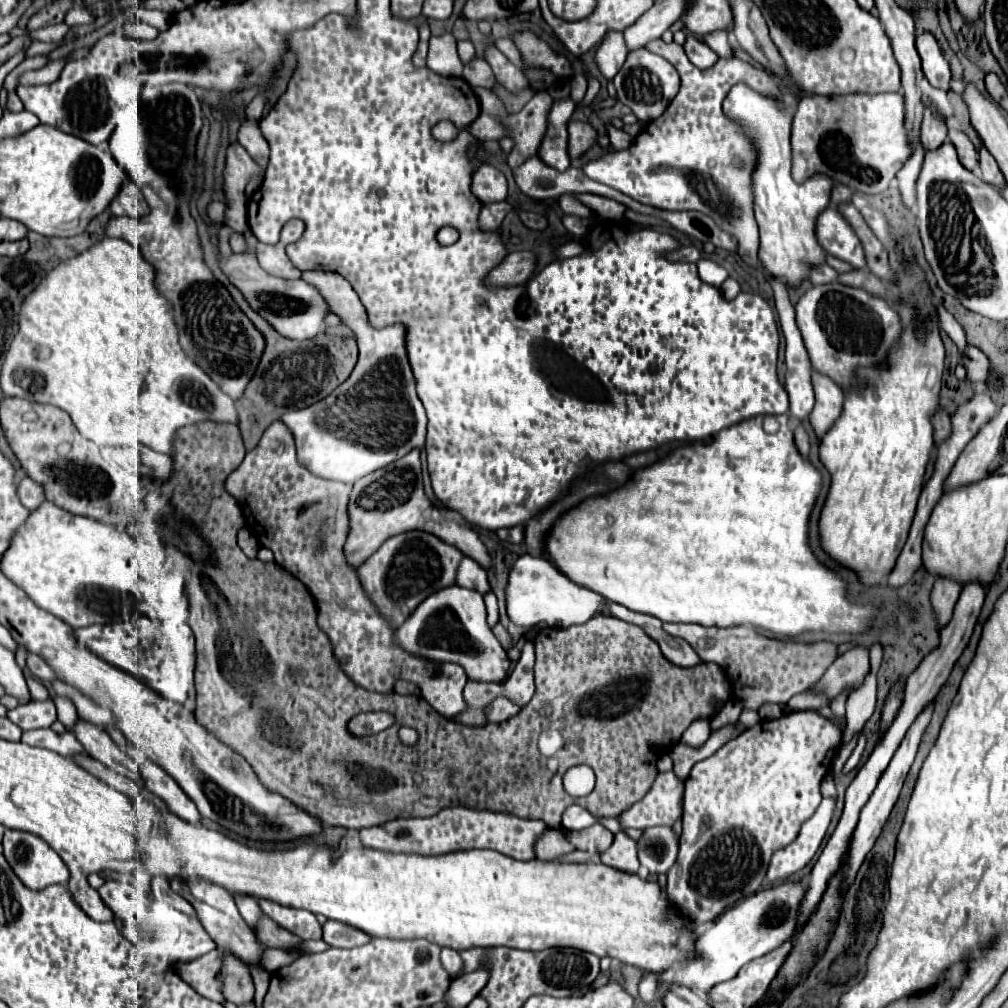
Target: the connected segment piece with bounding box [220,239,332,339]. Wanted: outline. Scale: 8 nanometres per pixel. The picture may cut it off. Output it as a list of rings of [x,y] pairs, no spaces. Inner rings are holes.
[[[246,239],[248,253],[236,253],[230,259],[220,257],[220,265],[224,273],[230,277],[230,281],[244,293],[248,303],[272,325],[280,335],[290,339],[312,339],[326,327],[326,317],[332,313],[326,299],[320,295],[320,291],[300,279],[282,279],[266,273],[258,265],[256,257],[256,239]]]

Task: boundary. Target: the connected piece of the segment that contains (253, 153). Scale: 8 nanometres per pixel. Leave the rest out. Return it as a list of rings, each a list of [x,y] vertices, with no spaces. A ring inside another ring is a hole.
[[[244,121],[238,131],[238,143],[250,153],[250,157],[270,157],[270,145],[254,121]]]

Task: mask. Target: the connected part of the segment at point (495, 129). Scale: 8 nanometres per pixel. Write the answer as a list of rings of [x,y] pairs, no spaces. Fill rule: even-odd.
[[[480,113],[478,119],[470,125],[470,133],[474,139],[478,141],[490,141],[490,139],[502,139],[506,135],[504,127],[492,117],[492,115],[486,115],[486,113]]]

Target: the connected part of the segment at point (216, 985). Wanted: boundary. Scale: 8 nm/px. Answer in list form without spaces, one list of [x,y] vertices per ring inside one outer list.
[[[214,949],[208,955],[202,955],[200,959],[194,959],[190,963],[178,963],[176,973],[200,995],[216,1003],[222,1003],[224,995],[220,993],[220,981],[216,979],[220,967],[222,967],[222,953]]]

